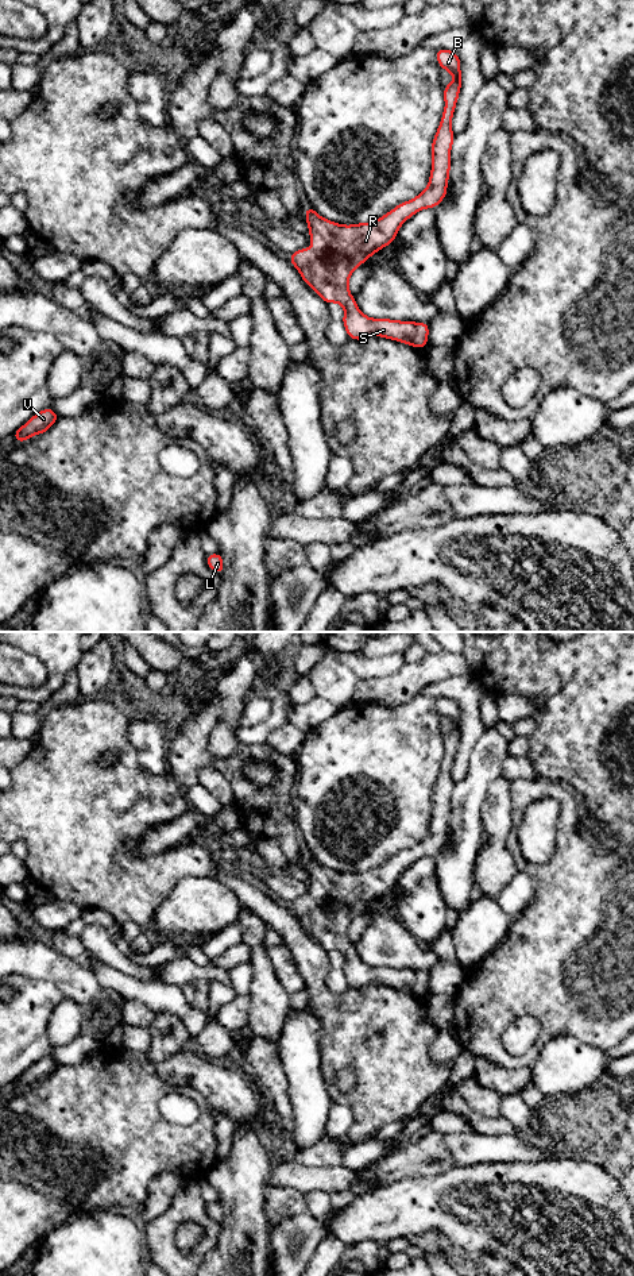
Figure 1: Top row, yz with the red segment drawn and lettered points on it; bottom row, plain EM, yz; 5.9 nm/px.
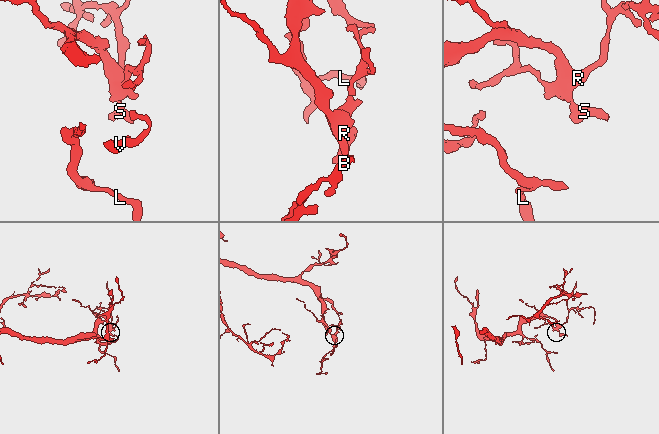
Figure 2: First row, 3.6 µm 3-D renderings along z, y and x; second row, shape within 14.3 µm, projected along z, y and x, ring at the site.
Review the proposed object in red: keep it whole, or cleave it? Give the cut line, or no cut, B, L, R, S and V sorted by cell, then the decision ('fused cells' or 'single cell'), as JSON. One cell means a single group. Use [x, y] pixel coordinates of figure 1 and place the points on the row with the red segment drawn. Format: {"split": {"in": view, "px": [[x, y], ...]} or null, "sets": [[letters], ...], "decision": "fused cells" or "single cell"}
{"split": null, "sets": [["B", "L", "R", "S", "V"]], "decision": "single cell"}

